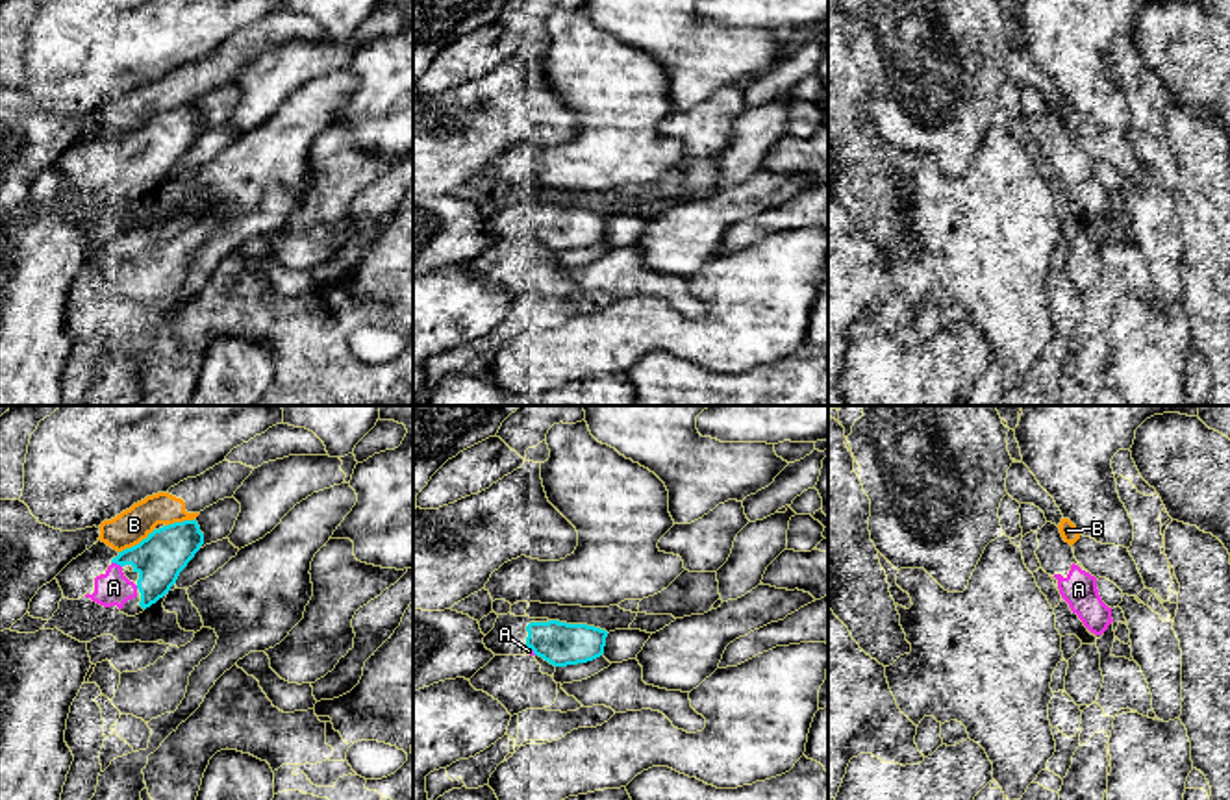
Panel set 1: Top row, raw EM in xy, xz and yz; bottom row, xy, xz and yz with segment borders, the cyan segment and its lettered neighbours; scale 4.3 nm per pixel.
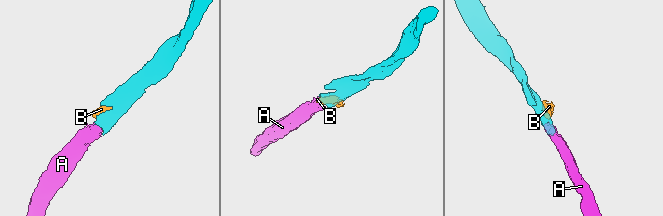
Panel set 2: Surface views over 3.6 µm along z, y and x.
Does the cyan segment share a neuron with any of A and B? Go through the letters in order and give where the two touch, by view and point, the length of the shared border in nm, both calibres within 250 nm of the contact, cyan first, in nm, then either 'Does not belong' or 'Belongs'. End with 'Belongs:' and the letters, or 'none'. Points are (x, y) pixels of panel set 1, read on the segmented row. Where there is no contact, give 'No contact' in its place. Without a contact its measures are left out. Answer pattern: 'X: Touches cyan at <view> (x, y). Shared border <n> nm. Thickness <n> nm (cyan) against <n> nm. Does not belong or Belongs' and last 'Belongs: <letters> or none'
A: Touches cyan at xy (117, 563). Shared border 50 nm. Thickness 220 nm (cyan) against 150 nm. Belongs
B: Touches cyan at xy (136, 545). Shared border 190 nm. Thickness 220 nm (cyan) against 150 nm. Does not belong
Belongs: A

